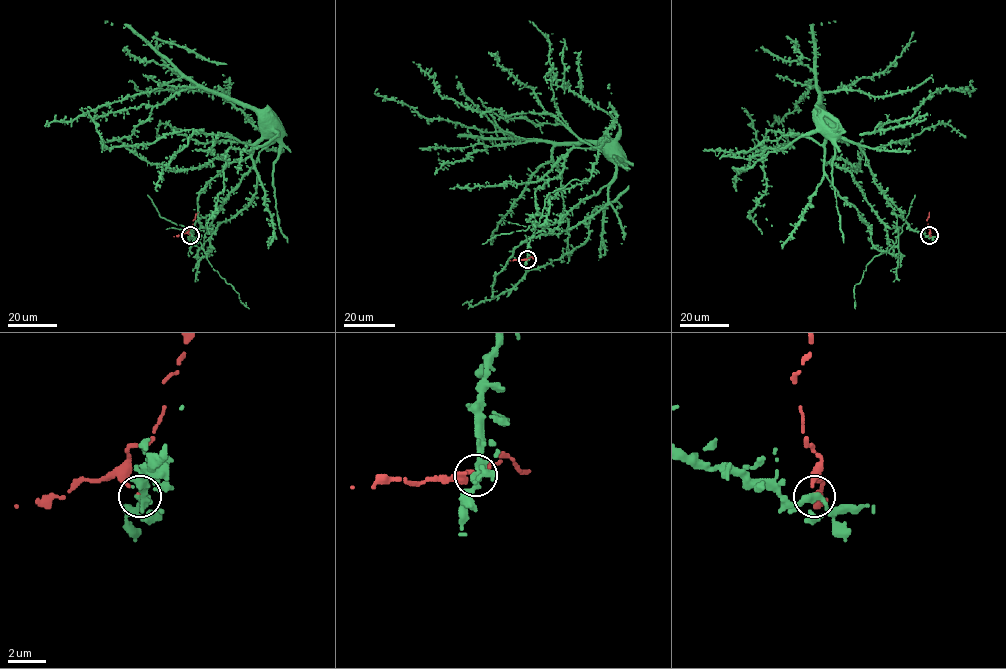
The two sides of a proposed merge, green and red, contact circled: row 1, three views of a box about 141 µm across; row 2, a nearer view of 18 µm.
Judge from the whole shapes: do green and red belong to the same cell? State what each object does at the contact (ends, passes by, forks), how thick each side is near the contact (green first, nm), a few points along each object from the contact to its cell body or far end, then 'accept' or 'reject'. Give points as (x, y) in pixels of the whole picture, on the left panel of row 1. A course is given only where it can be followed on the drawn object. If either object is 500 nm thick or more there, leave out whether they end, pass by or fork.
green forks there; red ends there; 300 nm thick on the green side, 130 nm on the other; green runs (190, 235), (198, 220), (215, 212), (259, 153), (273, 140), (261, 120), (265, 117); red runs (190, 234), (188, 229), (198, 212); reject

